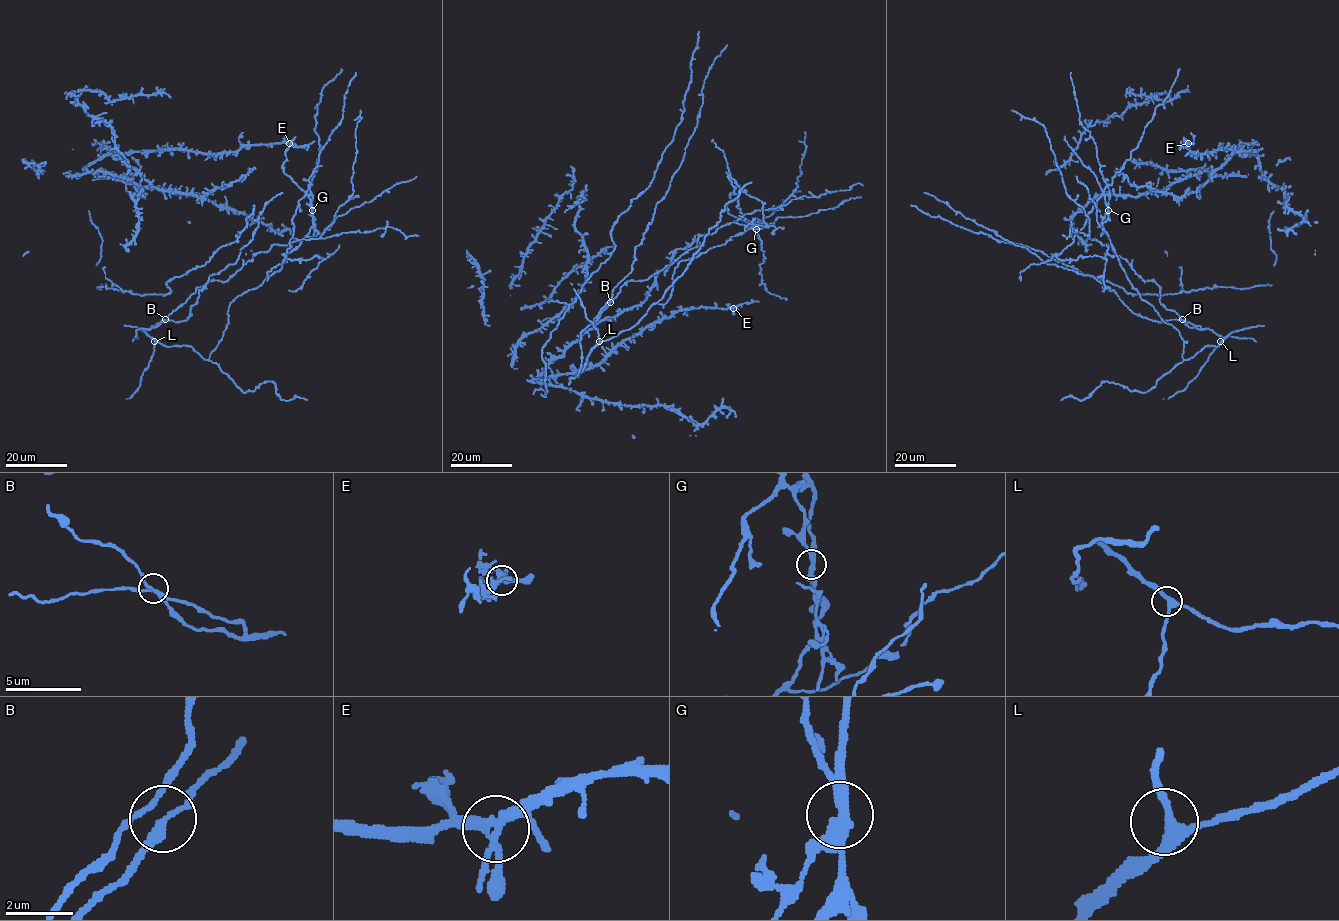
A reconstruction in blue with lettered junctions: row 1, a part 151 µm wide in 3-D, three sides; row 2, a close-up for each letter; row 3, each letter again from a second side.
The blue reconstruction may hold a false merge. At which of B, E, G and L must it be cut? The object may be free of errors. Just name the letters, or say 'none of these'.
G

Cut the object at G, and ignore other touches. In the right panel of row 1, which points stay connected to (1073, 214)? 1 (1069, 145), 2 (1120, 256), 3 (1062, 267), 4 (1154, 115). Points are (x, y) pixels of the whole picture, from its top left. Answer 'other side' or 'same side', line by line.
1: other side
2: same side
3: same side
4: other side

